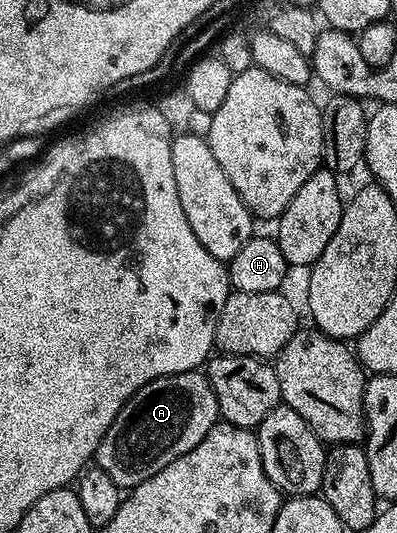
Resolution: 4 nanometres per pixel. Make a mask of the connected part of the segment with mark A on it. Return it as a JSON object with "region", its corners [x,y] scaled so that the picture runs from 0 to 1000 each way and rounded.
{"region":[[[481,694],[408,705],[338,735],[307,773],[297,773],[242,844],[239,872],[292,912],[345,912],[358,901],[378,901],[388,886],[408,886],[448,856],[486,844],[552,784],[549,750],[524,719],[521,700]]]}

